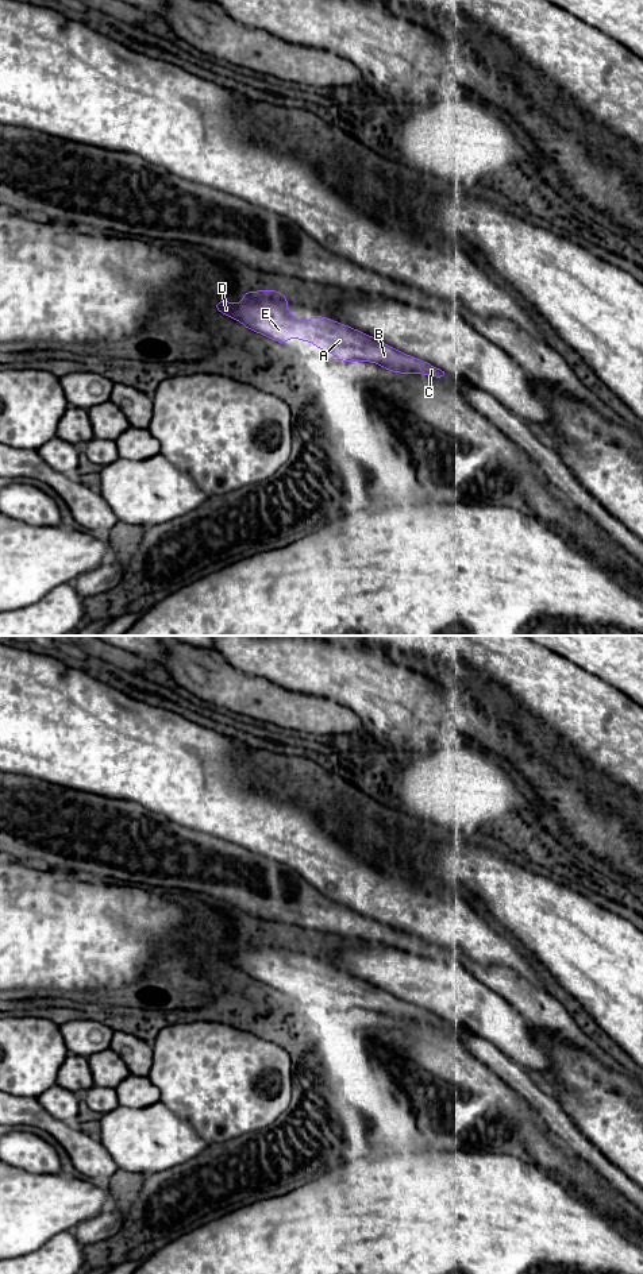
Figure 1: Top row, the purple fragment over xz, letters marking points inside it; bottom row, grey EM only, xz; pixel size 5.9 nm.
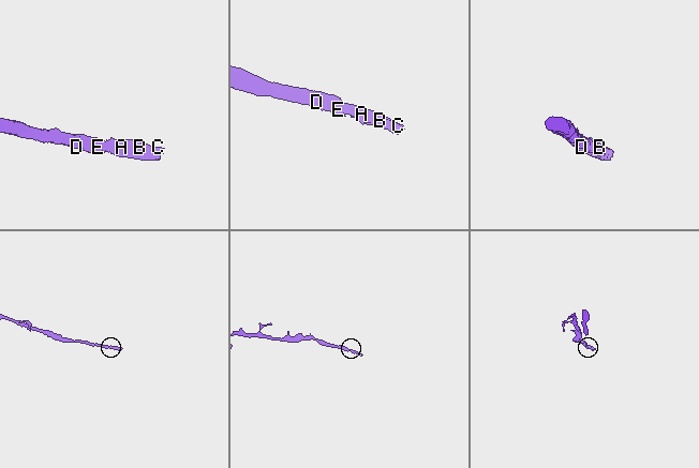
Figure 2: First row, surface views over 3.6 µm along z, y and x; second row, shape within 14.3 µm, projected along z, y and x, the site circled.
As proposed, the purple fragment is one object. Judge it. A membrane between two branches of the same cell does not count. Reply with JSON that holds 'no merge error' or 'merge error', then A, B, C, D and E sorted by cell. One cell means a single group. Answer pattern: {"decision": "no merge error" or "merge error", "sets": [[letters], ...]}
{"decision": "no merge error", "sets": [["A", "B", "C", "D", "E"]]}

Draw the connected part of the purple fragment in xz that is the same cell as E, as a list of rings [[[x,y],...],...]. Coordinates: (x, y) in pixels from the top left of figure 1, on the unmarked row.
[[[278,938],[243,939],[243,947],[239,951],[234,953],[228,947],[220,947],[212,957],[282,993],[288,992],[290,984],[300,989],[308,988],[320,999],[332,1000],[342,1011],[370,1009],[397,1022],[436,1026],[444,1023],[440,1016],[326,964],[313,962],[308,969],[300,970],[288,960],[288,943]]]

